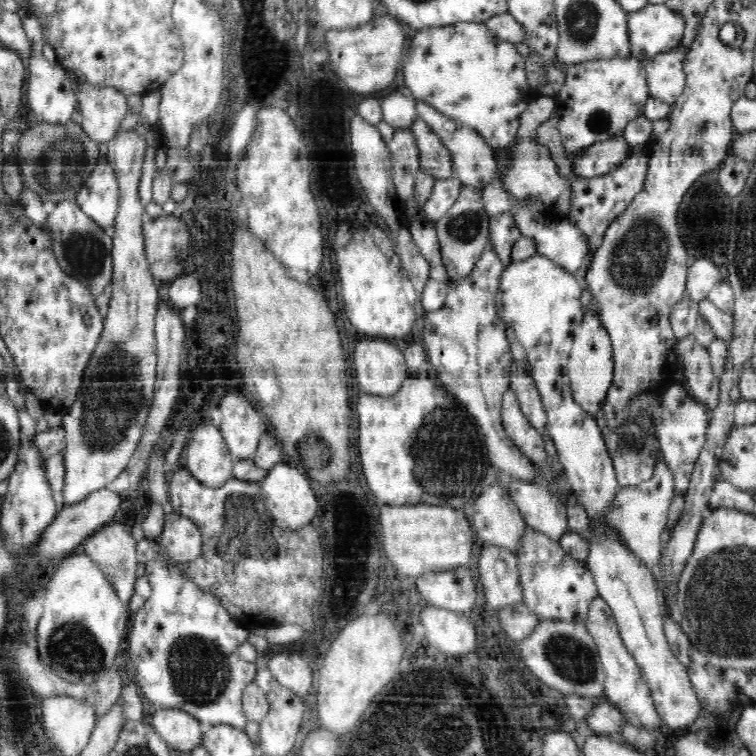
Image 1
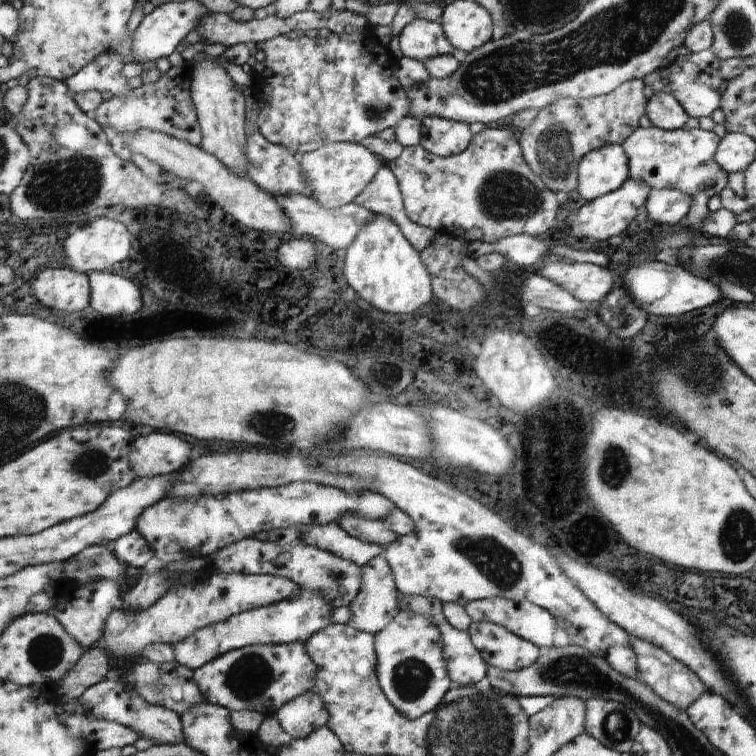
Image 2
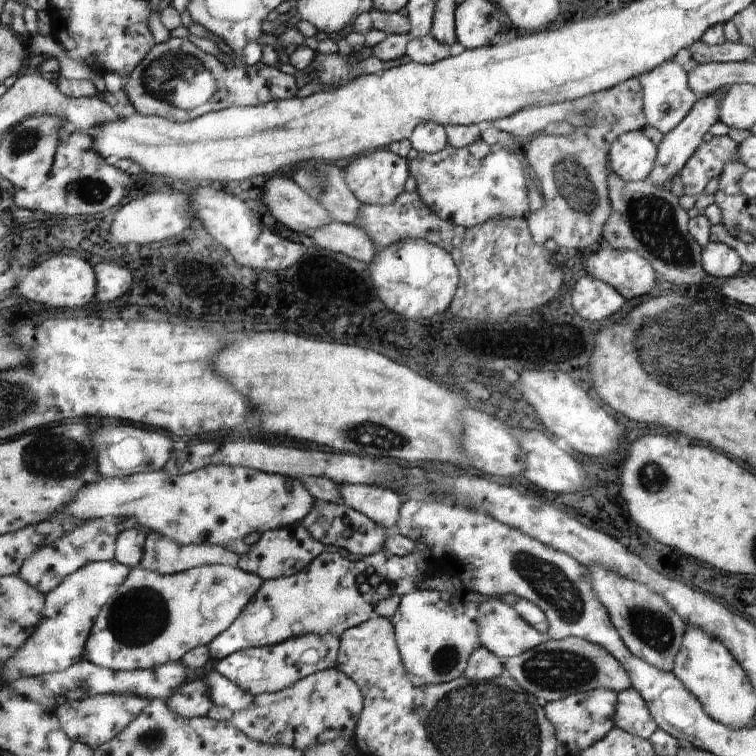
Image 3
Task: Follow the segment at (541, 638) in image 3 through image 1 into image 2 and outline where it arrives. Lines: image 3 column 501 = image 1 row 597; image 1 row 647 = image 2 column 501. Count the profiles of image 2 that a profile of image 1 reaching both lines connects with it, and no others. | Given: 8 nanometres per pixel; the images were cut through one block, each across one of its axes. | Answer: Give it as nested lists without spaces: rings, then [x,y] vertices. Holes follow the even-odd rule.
[[[472,622],[467,628],[476,650],[483,655],[488,666],[514,672],[535,664],[538,648],[519,635],[512,634],[507,628],[496,623]]]

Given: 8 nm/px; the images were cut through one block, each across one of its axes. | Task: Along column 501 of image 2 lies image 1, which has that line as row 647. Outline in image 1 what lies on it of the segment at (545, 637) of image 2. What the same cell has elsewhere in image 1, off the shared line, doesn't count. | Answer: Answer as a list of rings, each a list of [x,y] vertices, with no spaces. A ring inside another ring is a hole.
[[[597,597],[590,604],[588,618],[586,618],[584,624],[593,636],[605,671],[604,699],[618,707],[627,716],[638,718],[645,729],[648,729],[655,736],[658,735],[654,730],[663,724],[663,720],[658,714],[649,686],[642,677],[636,661],[631,657],[626,645],[622,642],[616,618],[604,599]]]

